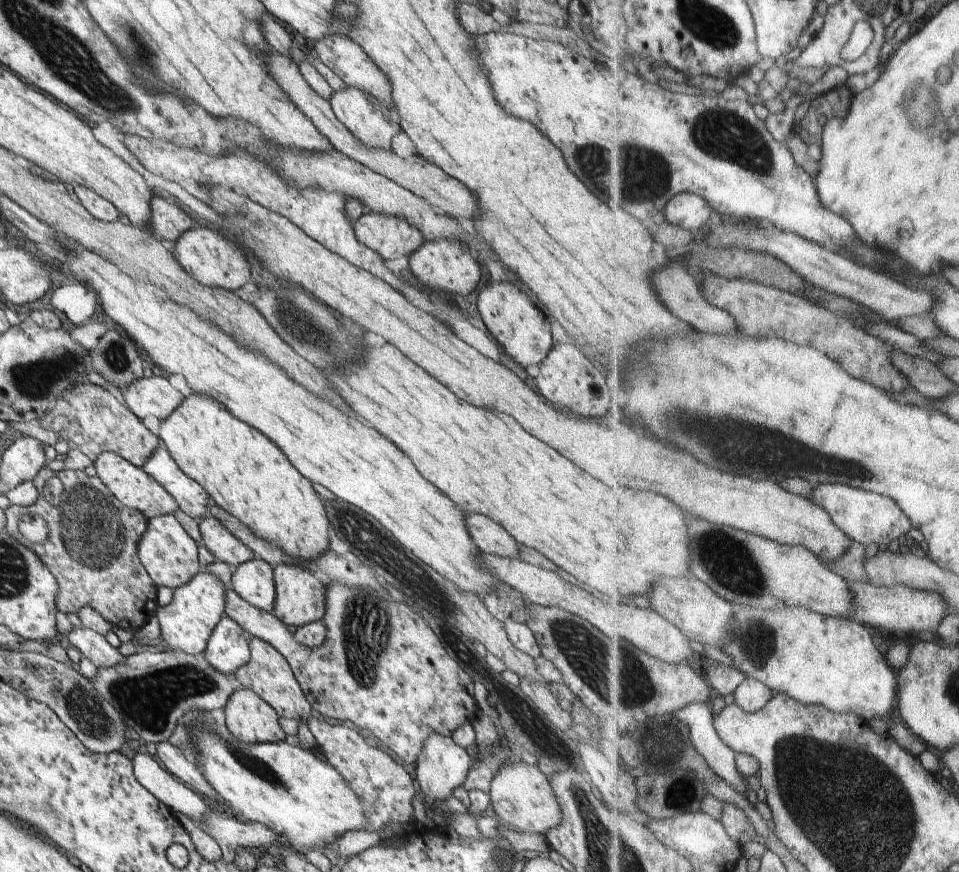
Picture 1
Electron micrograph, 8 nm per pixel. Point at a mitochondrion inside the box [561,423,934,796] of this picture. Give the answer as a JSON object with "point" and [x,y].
{"point":[717,552]}

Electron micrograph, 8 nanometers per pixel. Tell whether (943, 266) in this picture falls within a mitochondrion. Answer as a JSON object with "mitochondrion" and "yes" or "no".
{"mitochondrion":"no"}

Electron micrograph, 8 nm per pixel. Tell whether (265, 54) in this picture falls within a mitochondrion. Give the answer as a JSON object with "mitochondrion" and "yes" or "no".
{"mitochondrion":"no"}

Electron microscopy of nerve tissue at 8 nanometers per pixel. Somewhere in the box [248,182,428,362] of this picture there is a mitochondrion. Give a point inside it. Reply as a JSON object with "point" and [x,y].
{"point":[295,318]}

